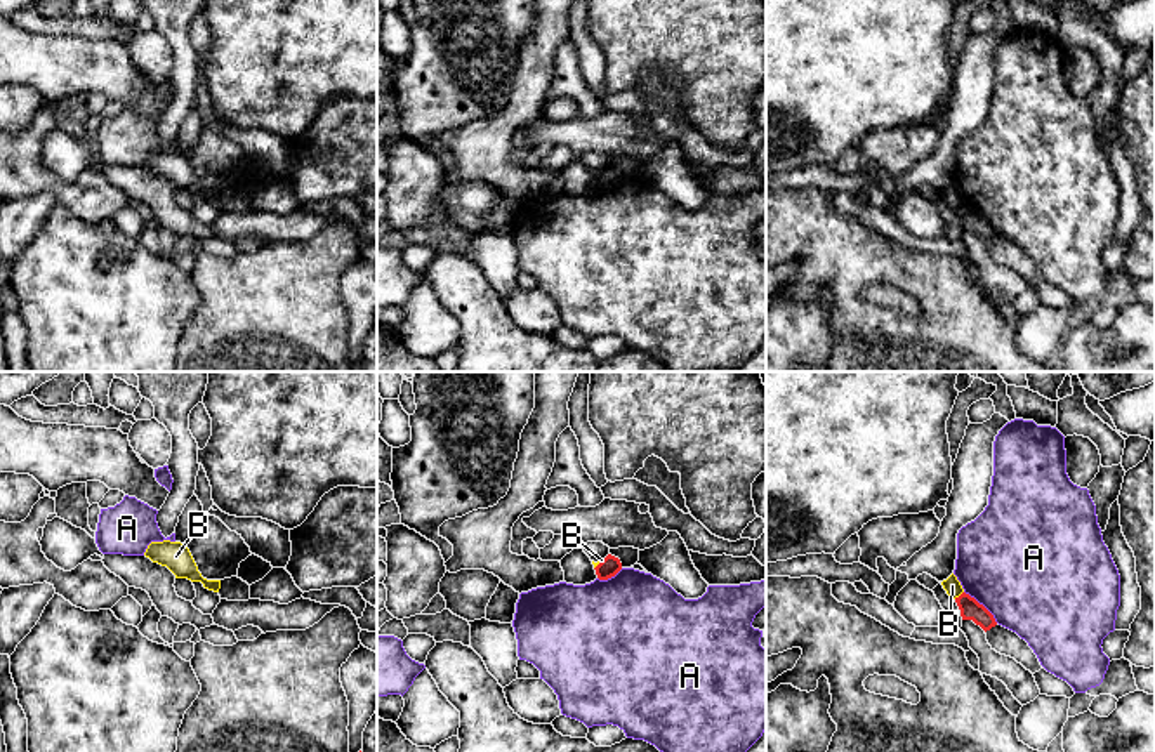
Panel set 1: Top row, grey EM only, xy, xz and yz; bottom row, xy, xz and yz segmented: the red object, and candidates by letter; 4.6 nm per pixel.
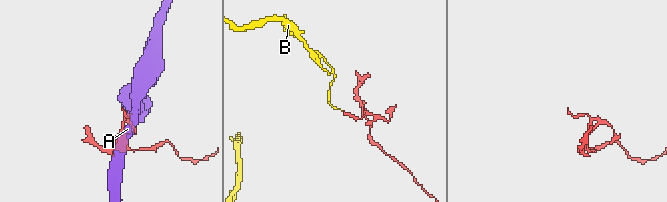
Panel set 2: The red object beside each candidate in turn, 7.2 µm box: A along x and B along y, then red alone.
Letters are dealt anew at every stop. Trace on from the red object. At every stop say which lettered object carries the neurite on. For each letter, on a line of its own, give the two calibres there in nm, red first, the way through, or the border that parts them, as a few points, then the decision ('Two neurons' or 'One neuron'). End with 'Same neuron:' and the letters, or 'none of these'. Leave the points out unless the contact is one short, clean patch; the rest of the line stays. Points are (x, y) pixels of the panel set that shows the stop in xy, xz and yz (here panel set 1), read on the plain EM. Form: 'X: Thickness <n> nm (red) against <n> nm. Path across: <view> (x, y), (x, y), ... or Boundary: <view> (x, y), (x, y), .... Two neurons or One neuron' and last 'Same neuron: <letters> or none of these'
A: Thickness 100 nm (red) against 500 nm. Two neurons
B: Thickness 100 nm (red) against 80 nm. Boundary: yz (963, 202), (954, 209). Two neurons
Same neuron: none of these

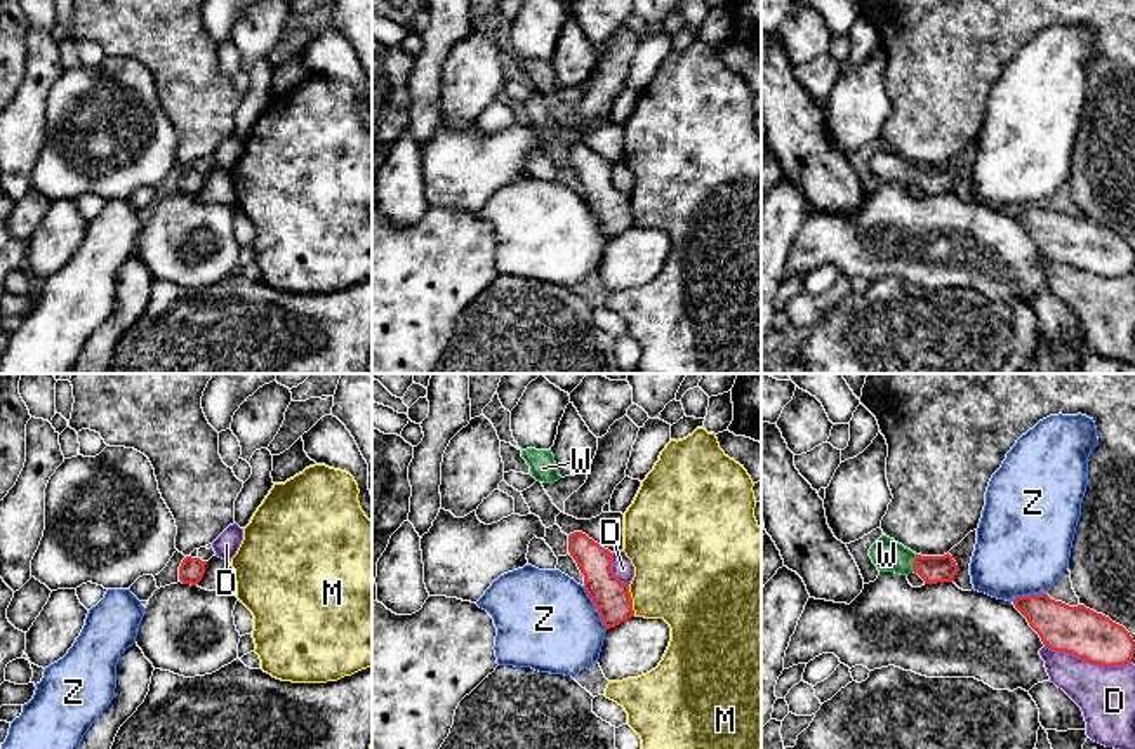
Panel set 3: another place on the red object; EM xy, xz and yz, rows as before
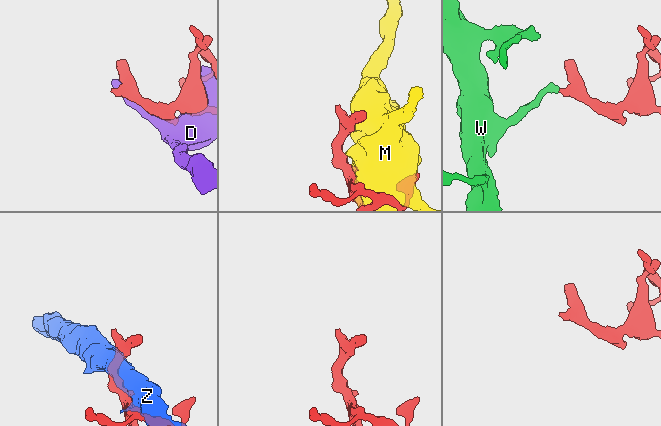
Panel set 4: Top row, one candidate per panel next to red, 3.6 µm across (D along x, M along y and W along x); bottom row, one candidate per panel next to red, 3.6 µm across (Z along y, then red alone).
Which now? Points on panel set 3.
D: Thickness 220 nm (red) against 260 nm. Two neurons
M: Thickness 170 nm (red) against 420 nm. Two neurons
W: Thickness 130 nm (red) against 150 nm. Path across: yz (932, 179), (913, 174), (887, 165). One neuron
Z: Thickness 170 nm (red) against 460 nm. Two neurons
Same neuron: W

